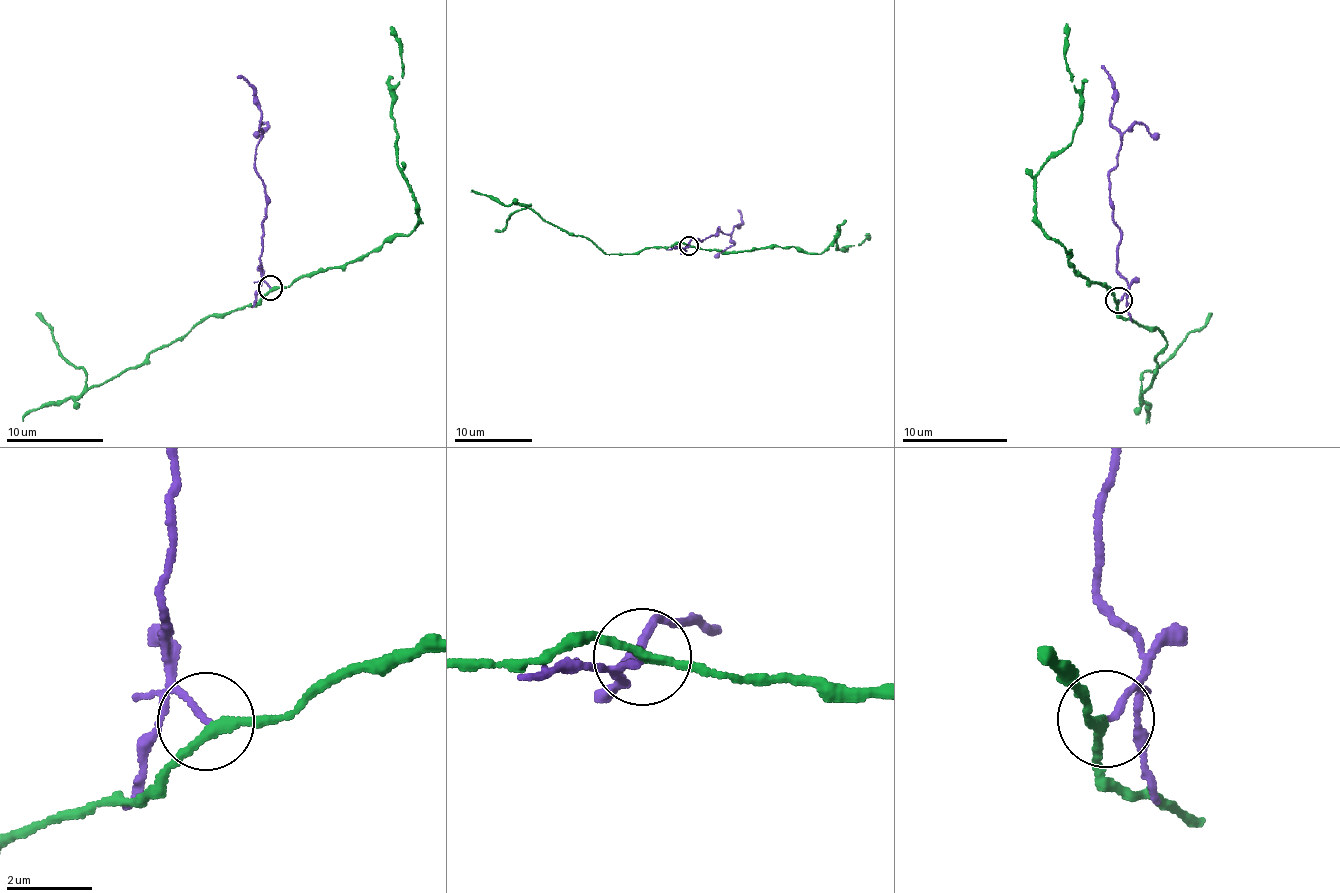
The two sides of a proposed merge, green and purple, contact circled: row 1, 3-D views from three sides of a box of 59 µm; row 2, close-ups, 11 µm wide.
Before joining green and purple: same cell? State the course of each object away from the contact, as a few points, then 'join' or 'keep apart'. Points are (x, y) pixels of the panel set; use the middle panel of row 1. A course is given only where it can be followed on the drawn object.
green via (688, 245), (719, 251), (774, 246), (814, 253), (832, 243), (839, 225), (837, 251), (870, 238), (866, 233) | purple via (688, 245), (684, 248), (691, 239), (703, 241), (720, 228), (717, 231), (730, 233), (741, 227), (739, 209) | keep apart

